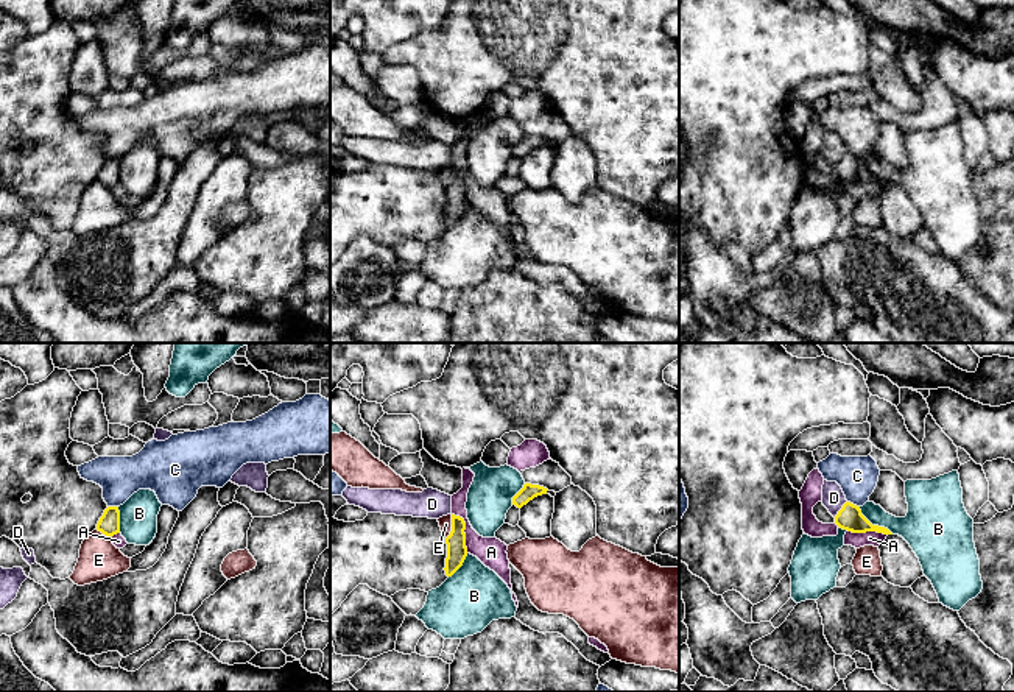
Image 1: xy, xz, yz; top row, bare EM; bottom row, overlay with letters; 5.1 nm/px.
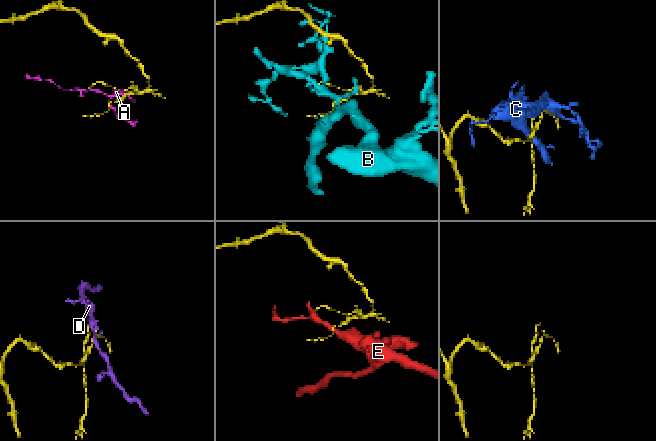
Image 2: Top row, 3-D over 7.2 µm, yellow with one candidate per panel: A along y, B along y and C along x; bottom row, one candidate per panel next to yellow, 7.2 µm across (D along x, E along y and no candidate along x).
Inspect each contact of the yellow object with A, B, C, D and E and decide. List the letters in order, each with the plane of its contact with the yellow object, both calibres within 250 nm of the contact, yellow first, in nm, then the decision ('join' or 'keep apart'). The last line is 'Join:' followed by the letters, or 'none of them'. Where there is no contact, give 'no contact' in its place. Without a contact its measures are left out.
A: xz | 110/150 nm | keep apart
B: yz | 130/220 nm | keep apart
C: yz | 130/200 nm | keep apart
D: yz | 130/120 nm | keep apart
E: xz | 110/60 nm | keep apart
Join: none of them

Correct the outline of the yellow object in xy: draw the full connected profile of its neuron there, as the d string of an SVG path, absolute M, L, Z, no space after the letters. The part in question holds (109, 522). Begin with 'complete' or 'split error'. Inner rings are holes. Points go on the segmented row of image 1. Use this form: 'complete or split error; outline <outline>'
complete; outline M107 507L97 524L97 530L112 538L120 533L120 511L118 507Z

